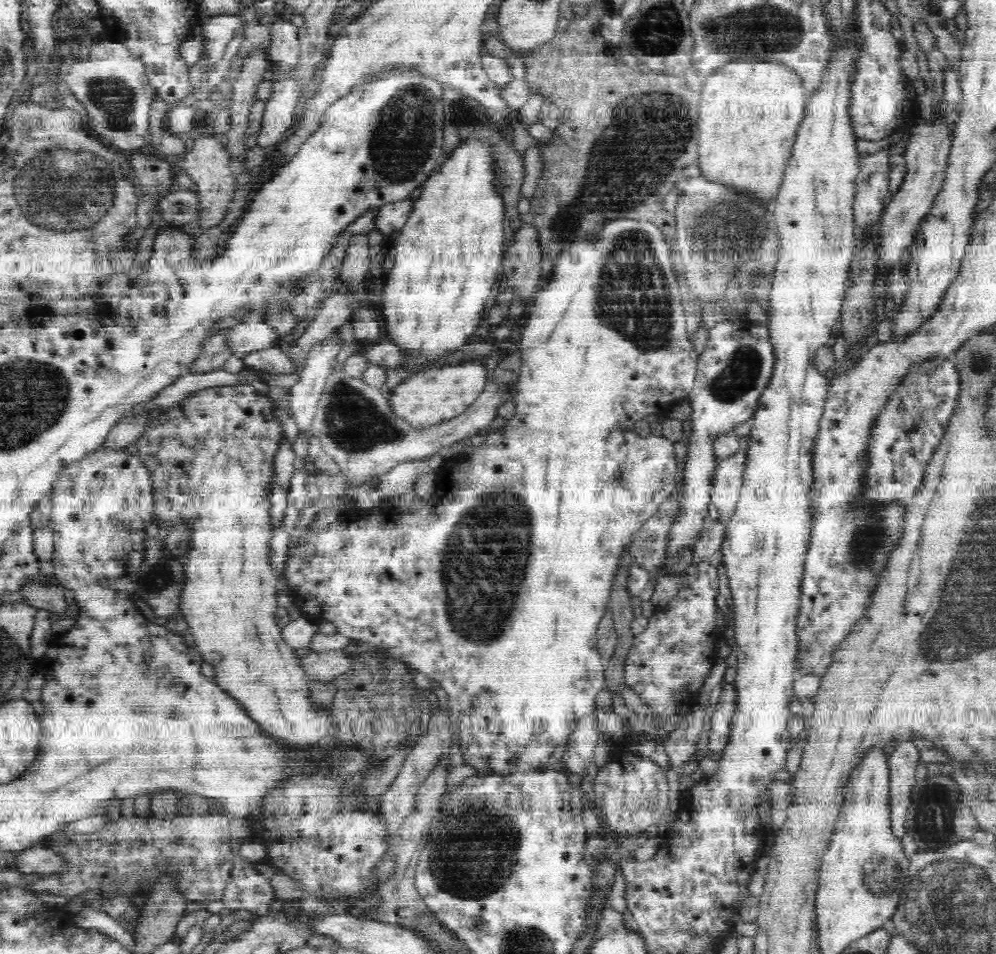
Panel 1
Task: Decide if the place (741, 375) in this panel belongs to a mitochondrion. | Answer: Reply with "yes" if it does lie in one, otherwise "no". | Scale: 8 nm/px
yes

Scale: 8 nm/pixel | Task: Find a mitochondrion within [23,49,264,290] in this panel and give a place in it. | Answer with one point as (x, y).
(114, 100)

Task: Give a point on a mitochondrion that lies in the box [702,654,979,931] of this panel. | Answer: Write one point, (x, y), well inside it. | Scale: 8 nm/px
(933, 819)

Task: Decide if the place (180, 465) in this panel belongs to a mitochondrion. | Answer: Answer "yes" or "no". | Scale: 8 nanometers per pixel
no

